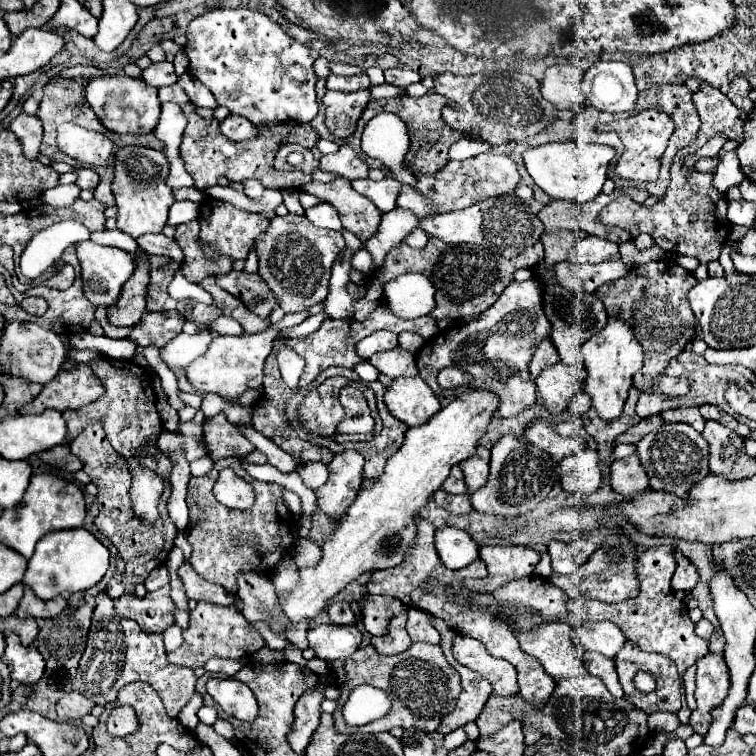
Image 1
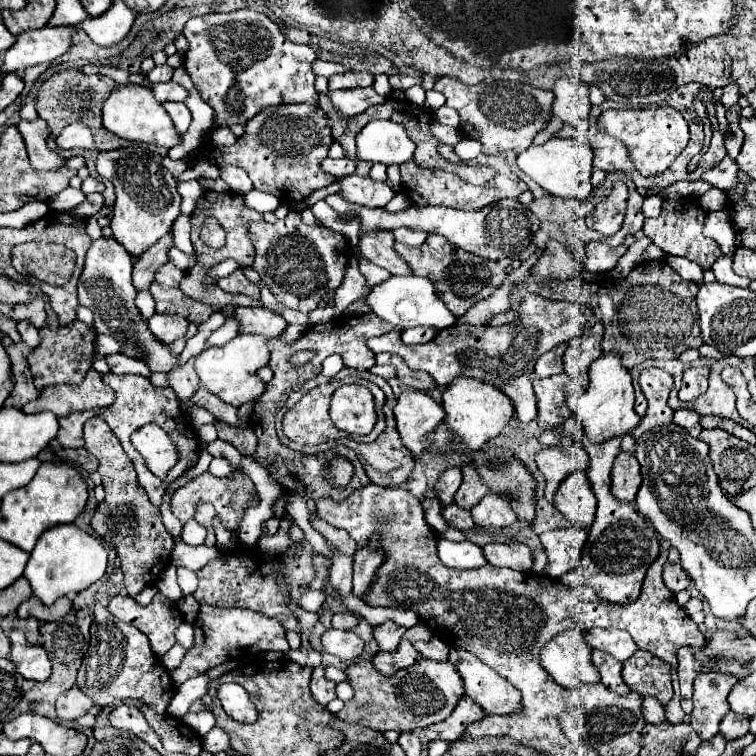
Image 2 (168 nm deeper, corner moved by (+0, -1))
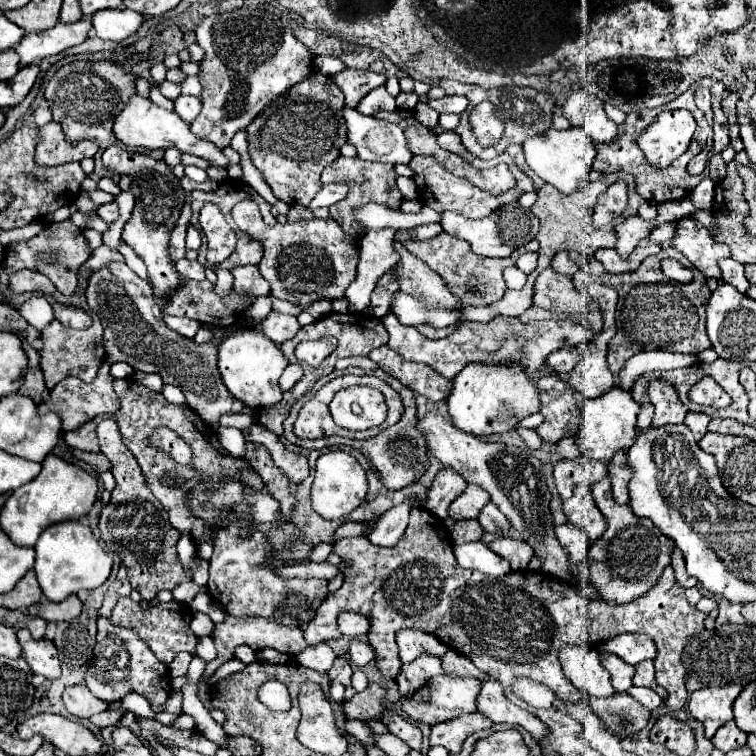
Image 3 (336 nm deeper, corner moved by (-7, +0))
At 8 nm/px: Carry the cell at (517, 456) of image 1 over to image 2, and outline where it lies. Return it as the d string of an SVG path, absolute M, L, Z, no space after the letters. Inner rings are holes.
M497 495L483 497L481 503L471 509L471 515L473 515L473 521L477 527L491 529L491 531L507 529L517 521L509 499L497 497Z

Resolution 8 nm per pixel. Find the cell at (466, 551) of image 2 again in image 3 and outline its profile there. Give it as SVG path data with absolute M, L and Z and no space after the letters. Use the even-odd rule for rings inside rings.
M482 542L458 544L452 550L454 550L454 556L462 568L480 570L480 572L490 574L490 576L502 576L502 574L508 574L508 570L510 570L508 562L502 556L494 554Z

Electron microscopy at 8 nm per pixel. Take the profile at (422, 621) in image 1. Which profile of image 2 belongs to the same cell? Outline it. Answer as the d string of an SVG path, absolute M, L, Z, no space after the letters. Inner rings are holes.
M433 637L429 643L415 643L415 649L425 659L433 659L433 661L447 661L447 655L449 655L449 647L437 637Z

